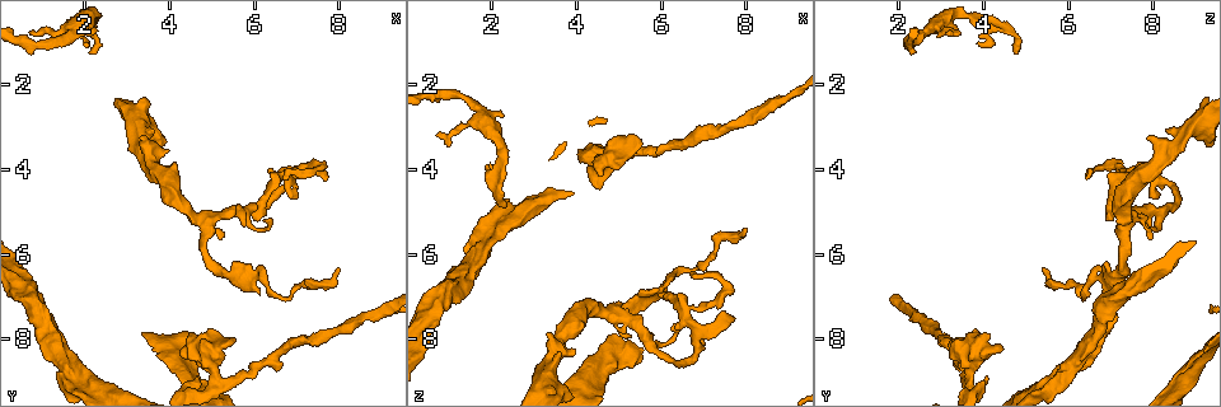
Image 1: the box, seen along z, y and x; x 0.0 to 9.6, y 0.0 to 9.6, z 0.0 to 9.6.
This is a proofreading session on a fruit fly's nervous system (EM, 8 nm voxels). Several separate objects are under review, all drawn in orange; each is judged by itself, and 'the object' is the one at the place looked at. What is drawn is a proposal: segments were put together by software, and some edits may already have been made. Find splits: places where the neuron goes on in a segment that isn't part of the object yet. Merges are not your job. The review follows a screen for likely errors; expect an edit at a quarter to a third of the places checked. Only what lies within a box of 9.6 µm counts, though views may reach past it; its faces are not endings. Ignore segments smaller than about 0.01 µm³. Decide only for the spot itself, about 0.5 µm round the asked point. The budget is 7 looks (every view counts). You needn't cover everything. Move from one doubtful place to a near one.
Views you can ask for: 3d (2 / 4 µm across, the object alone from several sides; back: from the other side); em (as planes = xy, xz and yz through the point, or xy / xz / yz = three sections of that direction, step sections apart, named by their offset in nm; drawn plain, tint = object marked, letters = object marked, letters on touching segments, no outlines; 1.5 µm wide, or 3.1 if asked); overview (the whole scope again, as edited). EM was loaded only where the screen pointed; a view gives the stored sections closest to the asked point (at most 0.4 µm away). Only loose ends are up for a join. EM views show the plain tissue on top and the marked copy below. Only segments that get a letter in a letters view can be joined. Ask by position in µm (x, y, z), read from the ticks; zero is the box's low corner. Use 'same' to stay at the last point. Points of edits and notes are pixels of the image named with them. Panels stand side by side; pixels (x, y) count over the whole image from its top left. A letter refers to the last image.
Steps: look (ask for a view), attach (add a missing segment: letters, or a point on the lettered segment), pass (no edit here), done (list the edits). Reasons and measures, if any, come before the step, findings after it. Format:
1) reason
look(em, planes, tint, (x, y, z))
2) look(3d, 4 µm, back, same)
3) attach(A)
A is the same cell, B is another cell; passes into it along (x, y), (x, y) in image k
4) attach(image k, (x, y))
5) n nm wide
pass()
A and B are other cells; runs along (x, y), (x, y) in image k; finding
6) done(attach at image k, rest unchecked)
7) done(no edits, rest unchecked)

free end
look(em, planes, letters, (5.20, 5.60, 7.95))

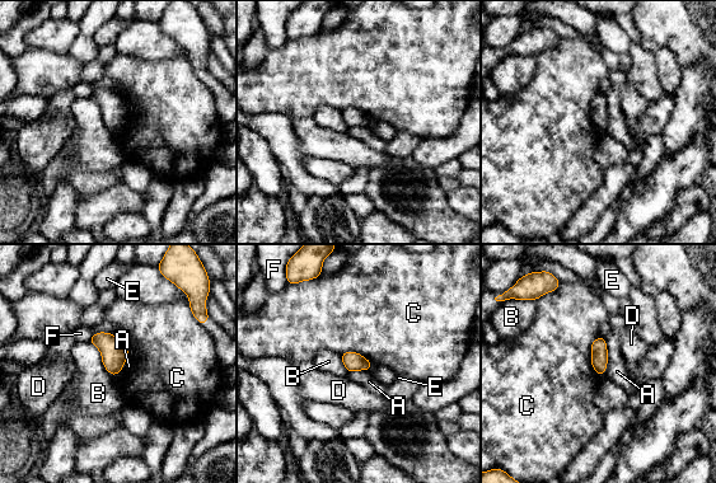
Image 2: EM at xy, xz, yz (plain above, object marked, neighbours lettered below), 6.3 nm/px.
B touches over 280 nm
pass()
A, B, C, D, E and F are other cells; border along (608, 353), (605, 371), (602, 375) in image 2; none of them fits

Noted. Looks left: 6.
free end
look(3d, 2 µm, (6.15, 7.00, 6.85))

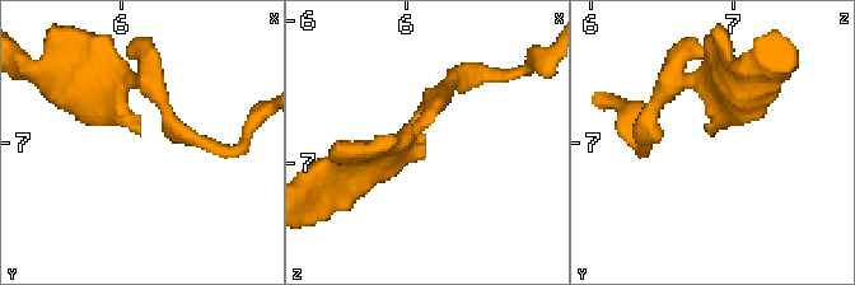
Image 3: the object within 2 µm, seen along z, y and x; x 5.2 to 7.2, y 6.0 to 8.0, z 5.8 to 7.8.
now the EM
look(em, yz, step 8, letters, (6.12, 6.94, 6.82))

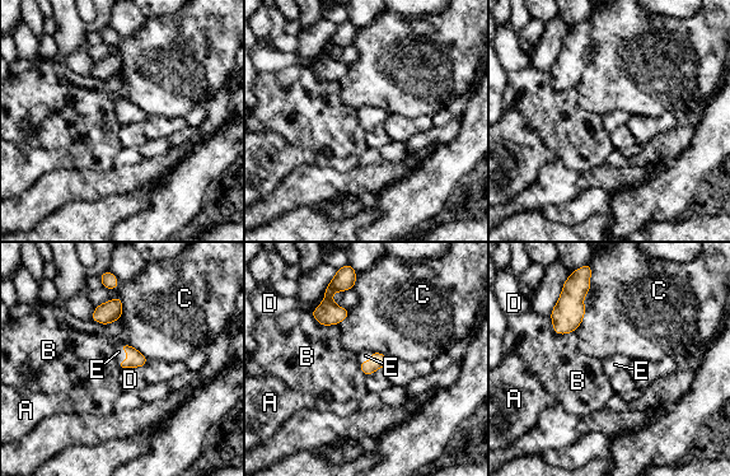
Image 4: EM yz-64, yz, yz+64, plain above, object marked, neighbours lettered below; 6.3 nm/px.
100 nm wide
attach(E)
E is the same cell, A, B, C and D are other cells; passes into it along (135, 358), (127, 354), (121, 355) in image 4; the neuron continues

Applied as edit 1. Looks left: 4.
look(overview)

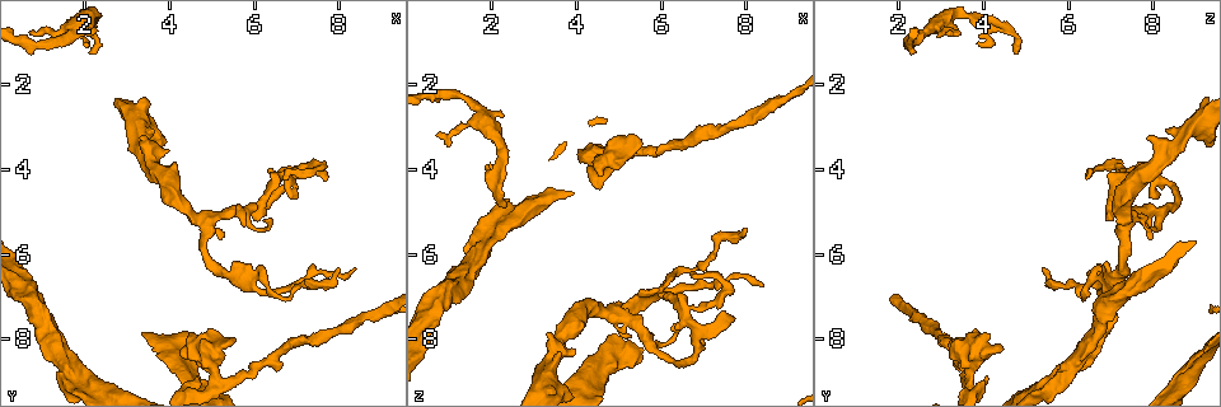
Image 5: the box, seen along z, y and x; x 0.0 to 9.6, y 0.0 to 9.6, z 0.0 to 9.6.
tapers out
look(3d, 4 µm, (0.75, 0.70, 3.10))

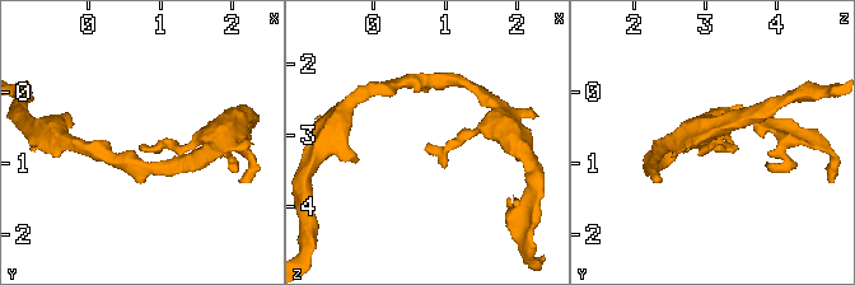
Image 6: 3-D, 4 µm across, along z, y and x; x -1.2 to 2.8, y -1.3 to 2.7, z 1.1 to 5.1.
look(em, xz, step 8, tint, (0.70, 0.75, 3.15))

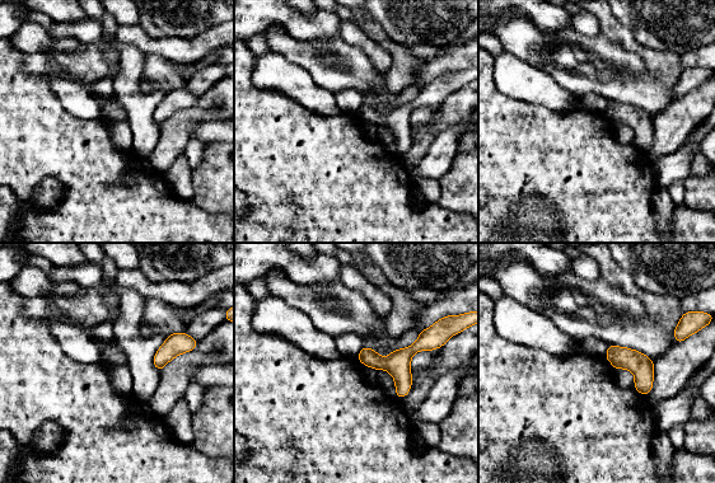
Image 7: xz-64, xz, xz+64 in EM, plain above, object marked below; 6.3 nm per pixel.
another direction
look(em, planes, letters, same)

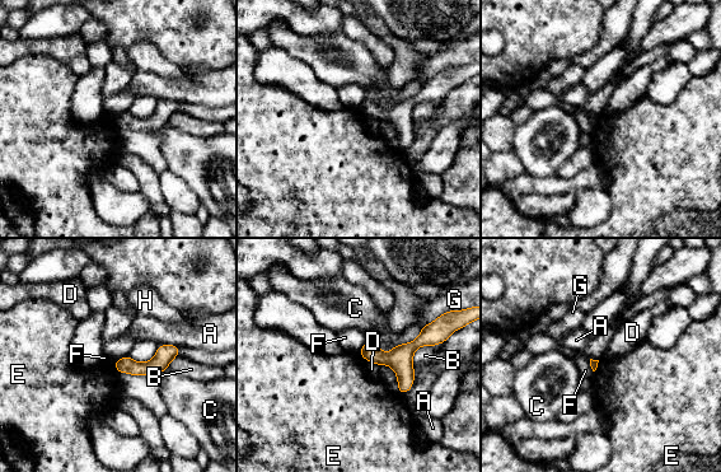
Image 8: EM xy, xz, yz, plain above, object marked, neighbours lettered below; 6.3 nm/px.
pass()
A, B, C, D, E, F, G and H are other cells; border along (366, 341), (357, 351) in image 8; no lettered segment goes on from it

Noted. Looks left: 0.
done(attach at image 4, rest unchecked)

